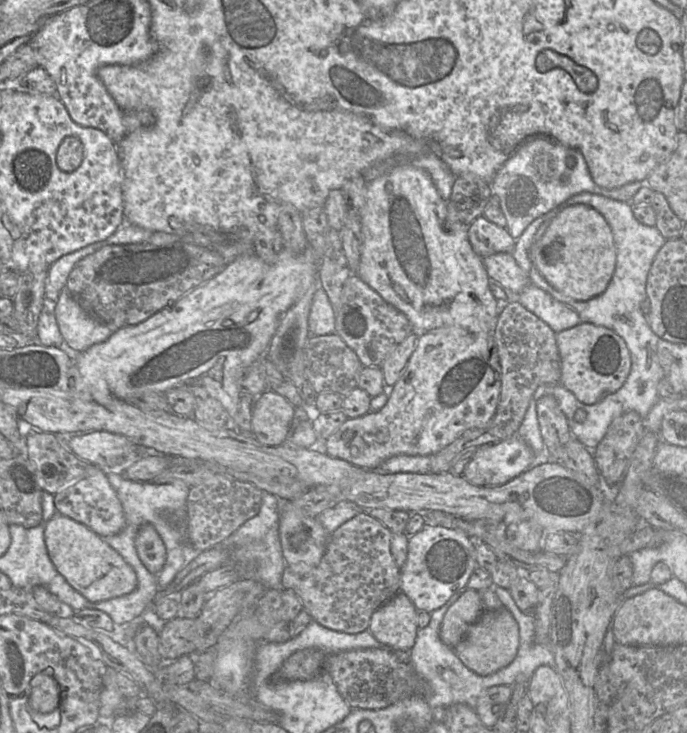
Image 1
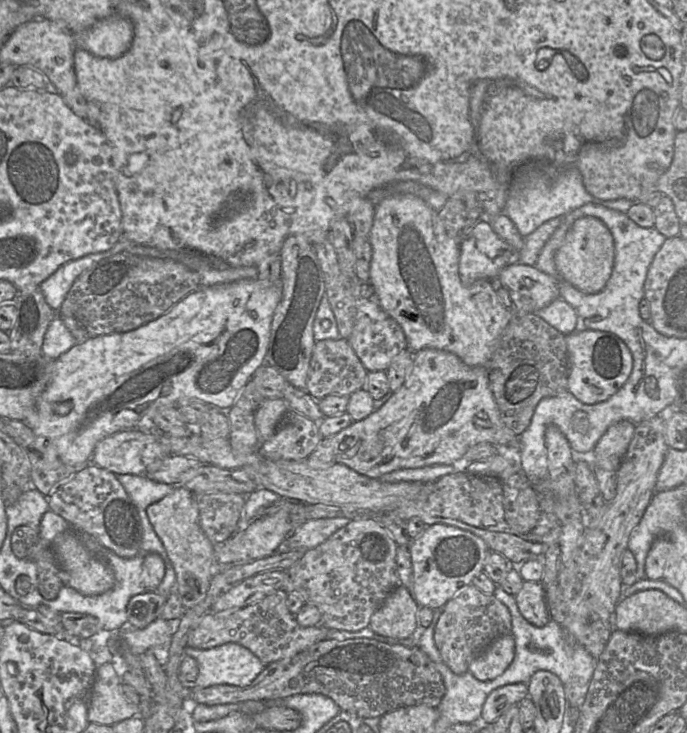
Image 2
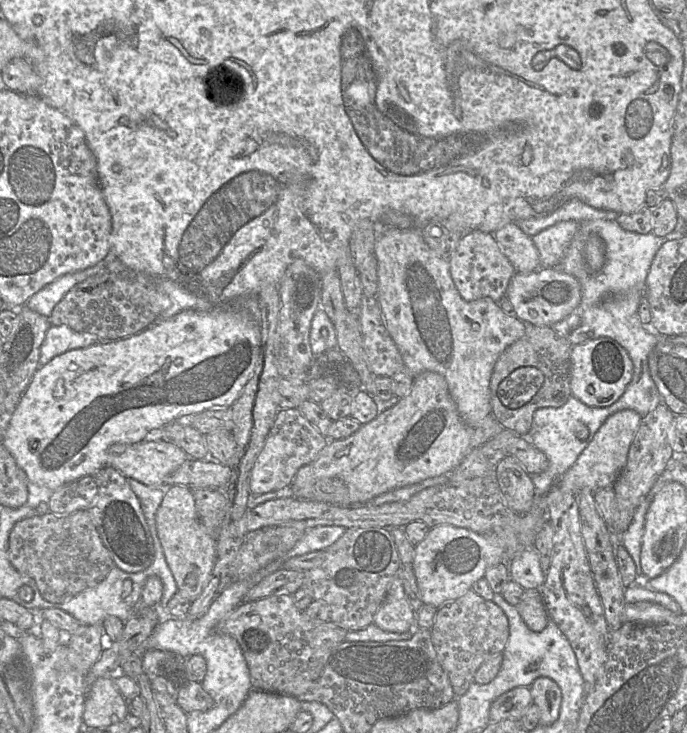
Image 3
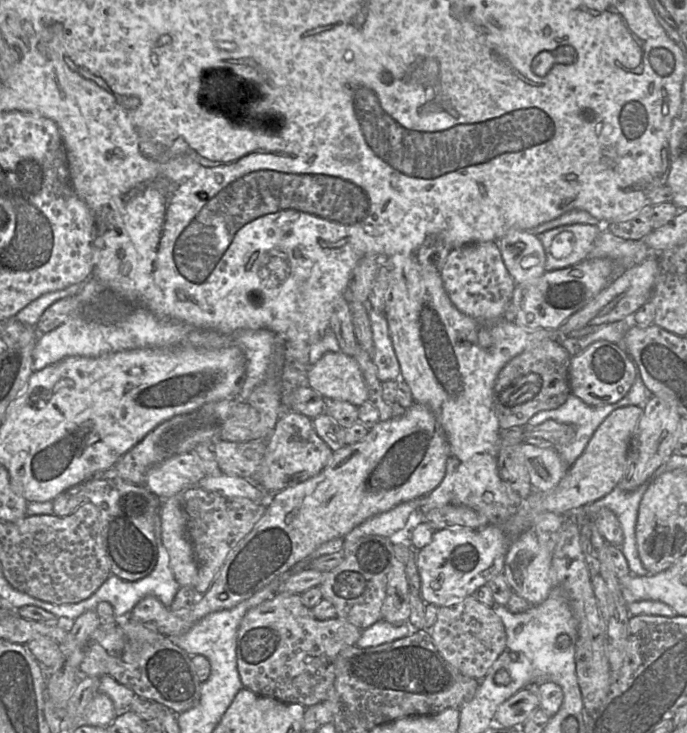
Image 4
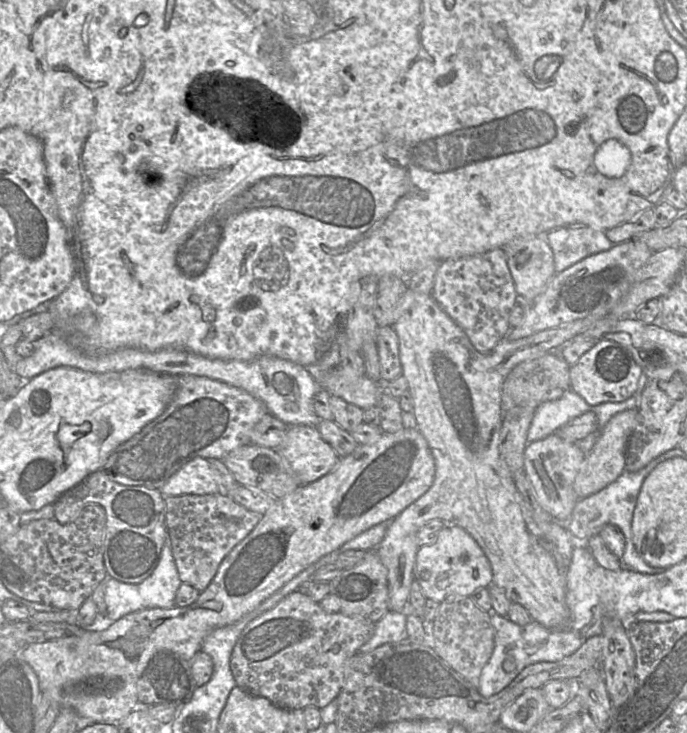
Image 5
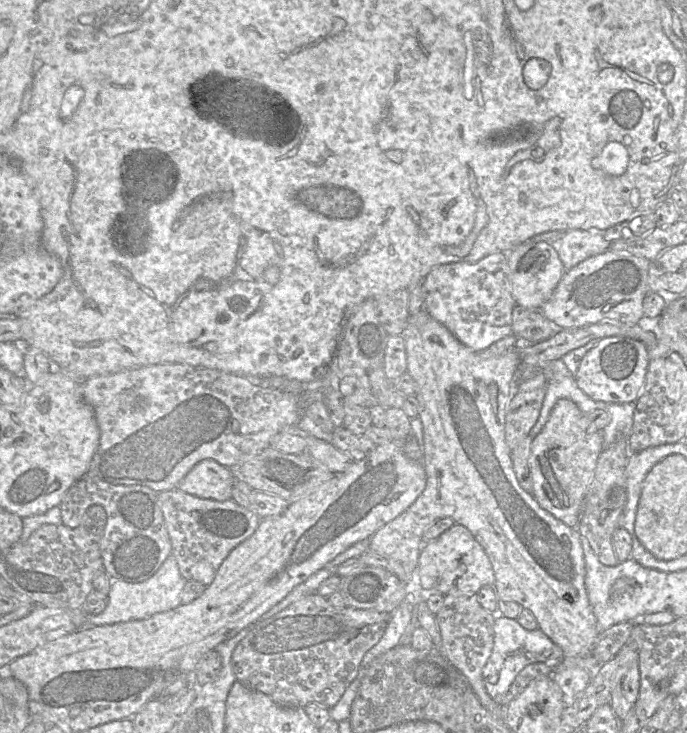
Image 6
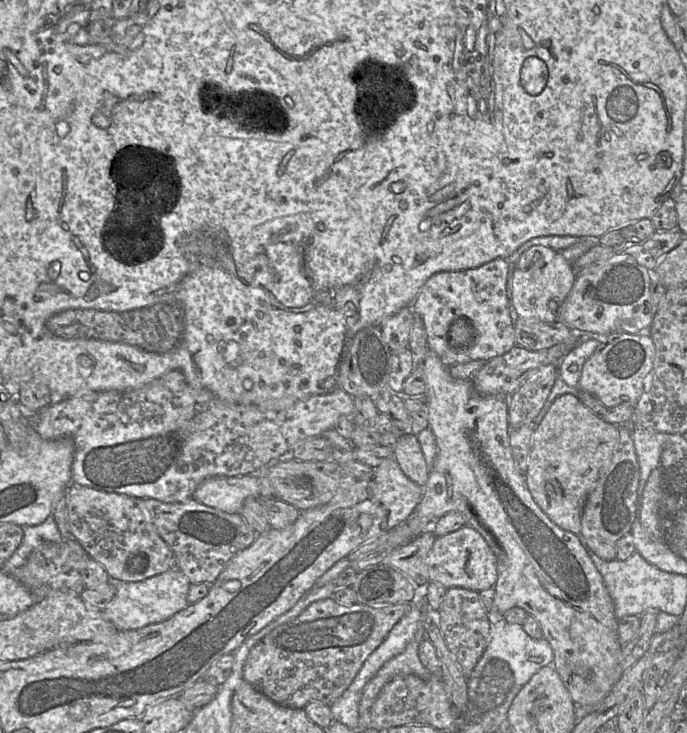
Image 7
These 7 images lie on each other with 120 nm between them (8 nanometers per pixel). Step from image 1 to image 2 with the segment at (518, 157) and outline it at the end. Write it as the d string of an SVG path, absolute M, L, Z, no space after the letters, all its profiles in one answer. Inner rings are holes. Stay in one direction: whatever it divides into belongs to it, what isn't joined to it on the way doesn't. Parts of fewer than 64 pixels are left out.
M528 163L519 167L508 189L506 202L501 213L505 214L524 238L540 225L556 217L563 217L585 204L602 205L626 213L634 204L628 199L600 200L587 192L582 176L575 167L559 168L547 163Z

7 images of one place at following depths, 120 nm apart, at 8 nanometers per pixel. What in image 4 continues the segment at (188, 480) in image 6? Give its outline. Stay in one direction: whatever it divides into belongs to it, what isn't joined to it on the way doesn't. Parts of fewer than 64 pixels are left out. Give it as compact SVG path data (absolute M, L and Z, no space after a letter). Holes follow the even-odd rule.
M192 452L174 455L152 467L146 474L144 484L160 497L180 495L186 488L197 486L206 475Z

